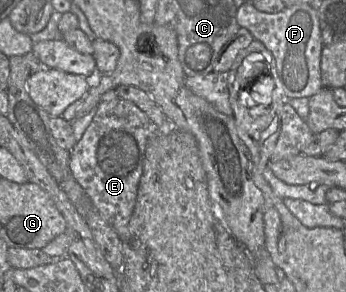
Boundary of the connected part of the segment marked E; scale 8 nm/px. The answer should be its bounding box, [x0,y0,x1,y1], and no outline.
[69,98,152,234]

